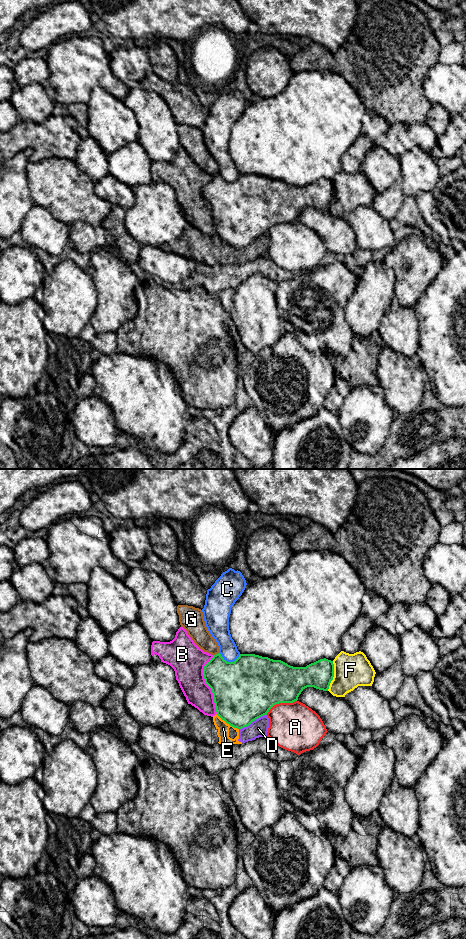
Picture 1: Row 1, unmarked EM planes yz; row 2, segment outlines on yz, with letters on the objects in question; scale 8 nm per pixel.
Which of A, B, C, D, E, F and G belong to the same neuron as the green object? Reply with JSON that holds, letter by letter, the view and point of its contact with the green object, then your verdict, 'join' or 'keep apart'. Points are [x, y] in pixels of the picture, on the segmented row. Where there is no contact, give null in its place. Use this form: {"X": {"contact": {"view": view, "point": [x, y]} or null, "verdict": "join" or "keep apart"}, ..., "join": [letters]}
{"A": {"contact": {"view": "yz", "point": [280, 702]}, "verdict": "keep apart"}, "B": {"contact": {"view": "yz", "point": [206, 683]}, "verdict": "keep apart"}, "C": {"contact": {"view": "yz", "point": [229, 662]}, "verdict": "keep apart"}, "D": {"contact": {"view": "yz", "point": [252, 721]}, "verdict": "keep apart"}, "E": {"contact": {"view": "yz", "point": [227, 723]}, "verdict": "keep apart"}, "F": {"contact": {"view": "yz", "point": [333, 676]}, "verdict": "keep apart"}, "G": {"contact": {"view": "yz", "point": [216, 654]}, "verdict": "keep apart"}, "join": []}

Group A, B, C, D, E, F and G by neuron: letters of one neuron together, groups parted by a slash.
A / B / C / D E / F / G

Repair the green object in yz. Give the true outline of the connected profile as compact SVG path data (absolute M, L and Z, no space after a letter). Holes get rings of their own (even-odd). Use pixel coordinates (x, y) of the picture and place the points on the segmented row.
M218 653L204 666L203 675L212 690L217 715L230 726L242 729L267 715L274 705L297 701L307 687L328 691L334 677L334 664L324 658L306 667L293 667L255 654L240 654L234 662L227 662Z

